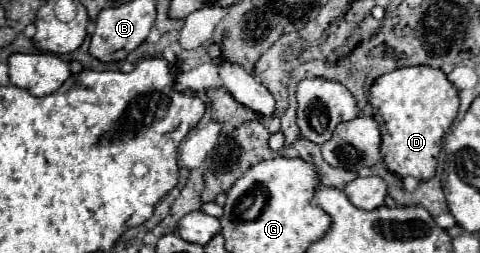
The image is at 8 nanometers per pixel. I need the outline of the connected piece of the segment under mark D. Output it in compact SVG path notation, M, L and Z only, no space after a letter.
M429 65L403 67L375 79L369 103L373 105L375 119L381 127L381 155L387 169L399 177L415 177L427 181L435 175L437 157L443 145L443 135L451 127L459 109L457 89L449 83L441 69Z

